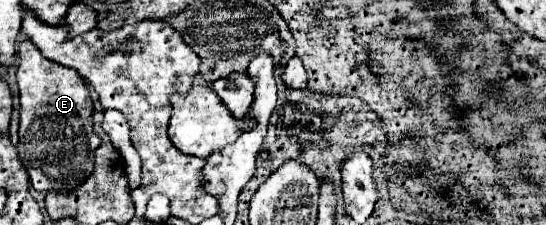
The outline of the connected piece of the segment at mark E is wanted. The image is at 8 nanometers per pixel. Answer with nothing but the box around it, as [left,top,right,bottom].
[16,40,100,192]

